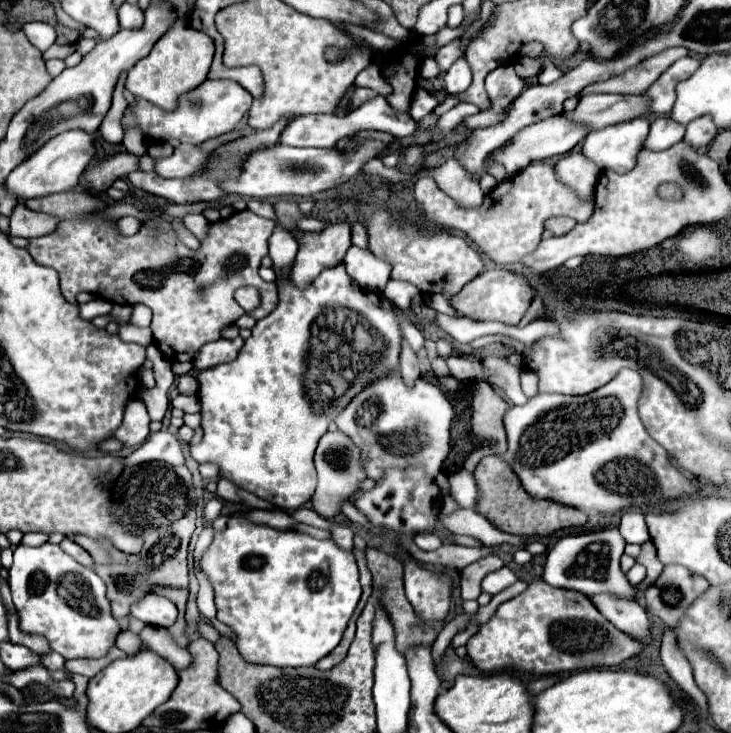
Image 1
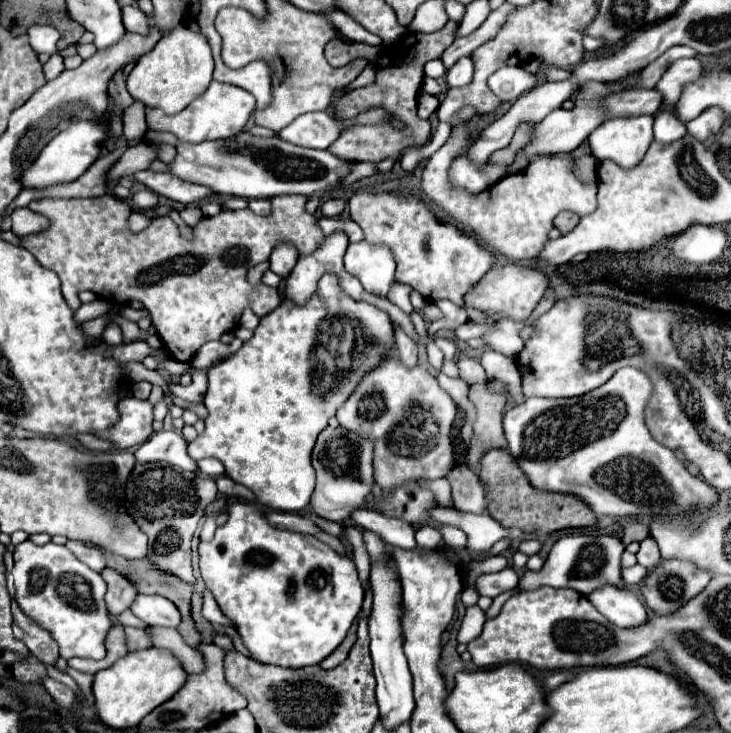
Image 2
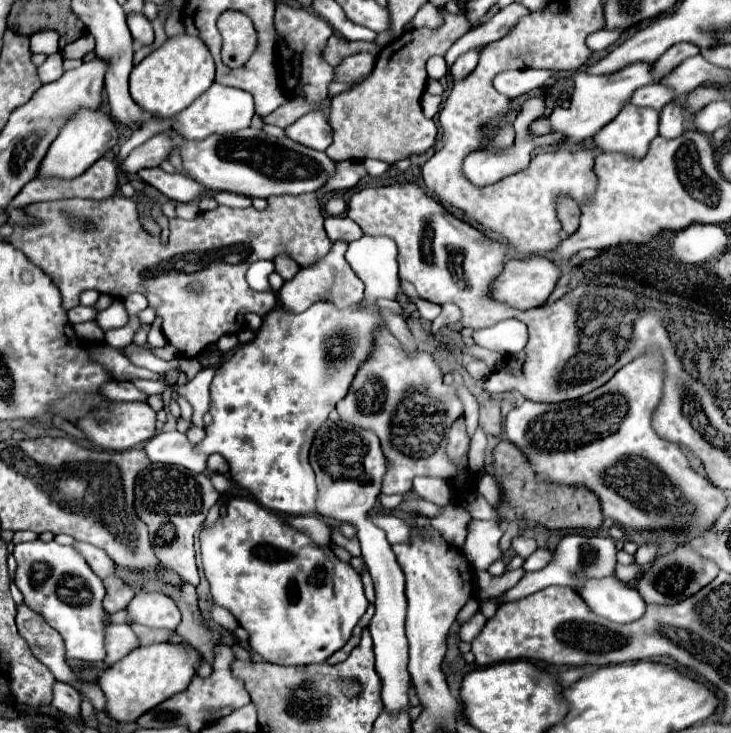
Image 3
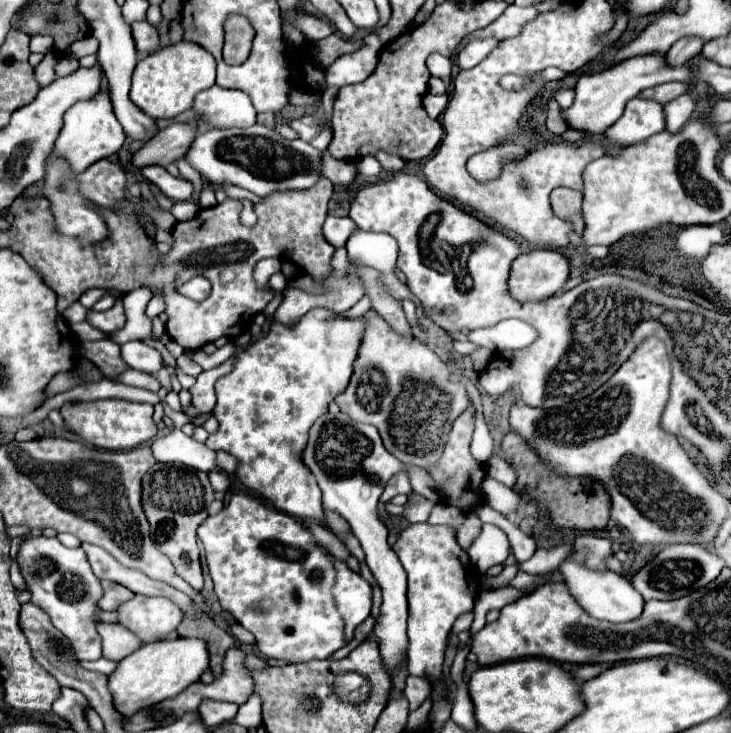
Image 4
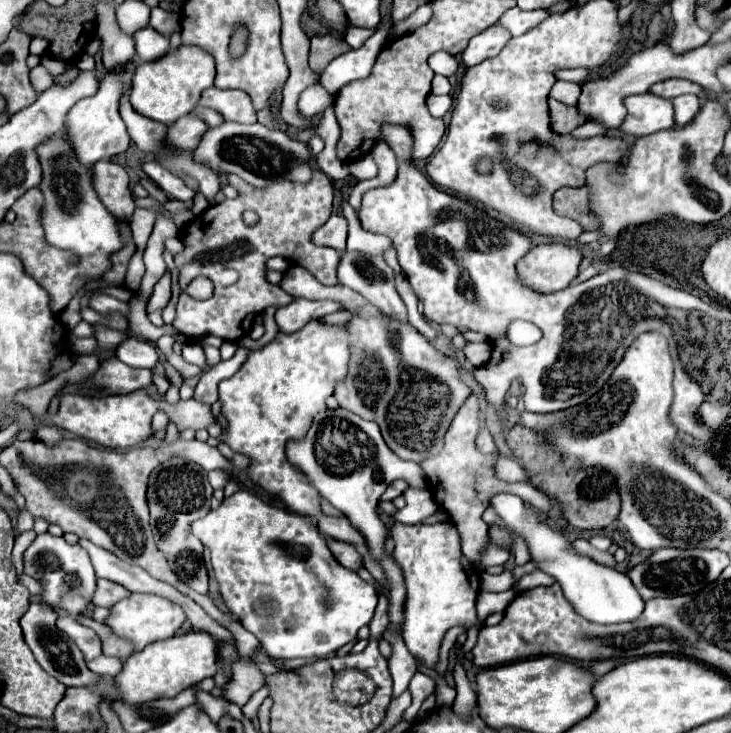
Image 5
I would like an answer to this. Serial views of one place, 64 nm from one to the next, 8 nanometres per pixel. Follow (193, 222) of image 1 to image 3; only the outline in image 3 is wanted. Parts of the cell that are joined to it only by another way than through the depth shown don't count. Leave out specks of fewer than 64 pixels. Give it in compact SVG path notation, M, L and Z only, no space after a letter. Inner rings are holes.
M194 202L178 204L178 206L176 206L176 214L178 214L178 218L182 218L182 220L194 220L194 218L200 214L200 208L198 208L198 204L194 204Z

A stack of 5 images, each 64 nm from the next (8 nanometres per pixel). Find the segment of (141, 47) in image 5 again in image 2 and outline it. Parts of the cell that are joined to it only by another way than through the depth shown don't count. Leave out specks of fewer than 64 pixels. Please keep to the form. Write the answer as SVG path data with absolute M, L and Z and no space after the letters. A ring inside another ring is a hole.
M124 6L122 8L122 22L128 32L138 32L138 34L148 32L146 14L138 6Z

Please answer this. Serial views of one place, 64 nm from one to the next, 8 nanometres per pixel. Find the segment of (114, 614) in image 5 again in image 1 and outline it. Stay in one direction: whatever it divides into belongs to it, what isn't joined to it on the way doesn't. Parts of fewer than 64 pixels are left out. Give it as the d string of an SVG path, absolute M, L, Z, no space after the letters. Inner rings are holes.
M148 594L140 604L132 606L132 616L150 624L150 626L162 626L168 628L176 622L178 610L172 600L168 600L162 594Z

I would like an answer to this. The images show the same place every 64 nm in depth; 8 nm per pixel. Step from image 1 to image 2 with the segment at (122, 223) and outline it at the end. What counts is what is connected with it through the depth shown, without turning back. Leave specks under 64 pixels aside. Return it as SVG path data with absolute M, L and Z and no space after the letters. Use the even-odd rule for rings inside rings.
M134 212L134 214L130 214L130 222L128 222L128 226L130 226L130 230L132 232L140 232L146 228L150 224L150 218L146 218L146 216L142 216L142 214L138 214L138 212Z

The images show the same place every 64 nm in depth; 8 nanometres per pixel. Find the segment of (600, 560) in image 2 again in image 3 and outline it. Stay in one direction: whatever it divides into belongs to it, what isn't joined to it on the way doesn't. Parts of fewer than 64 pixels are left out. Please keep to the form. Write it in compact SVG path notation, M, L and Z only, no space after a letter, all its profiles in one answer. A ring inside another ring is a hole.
M566 536L558 542L556 550L554 550L554 558L552 562L538 570L538 572L526 572L522 576L522 580L512 588L508 590L504 596L496 598L496 602L506 602L506 600L518 600L518 598L524 598L528 594L534 594L546 586L568 586L568 588L580 588L586 580L590 578L606 578L606 576L614 576L614 568L618 564L616 560L616 554L618 554L618 548L616 548L616 542L612 538L600 538L600 536Z

